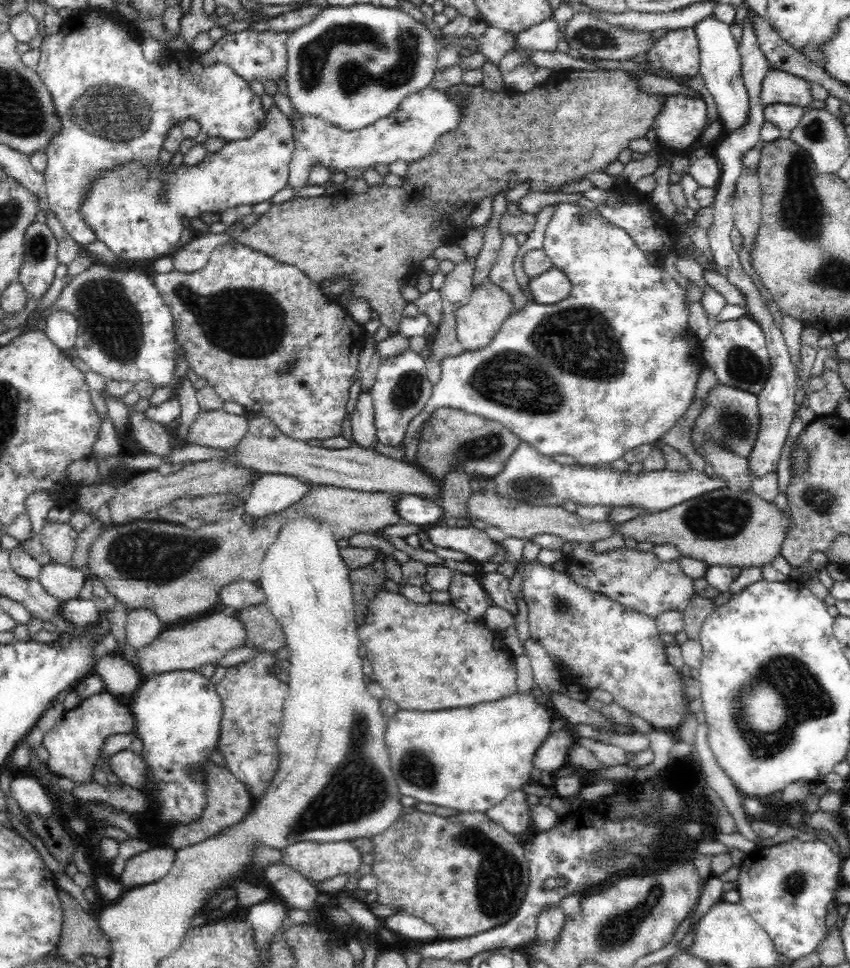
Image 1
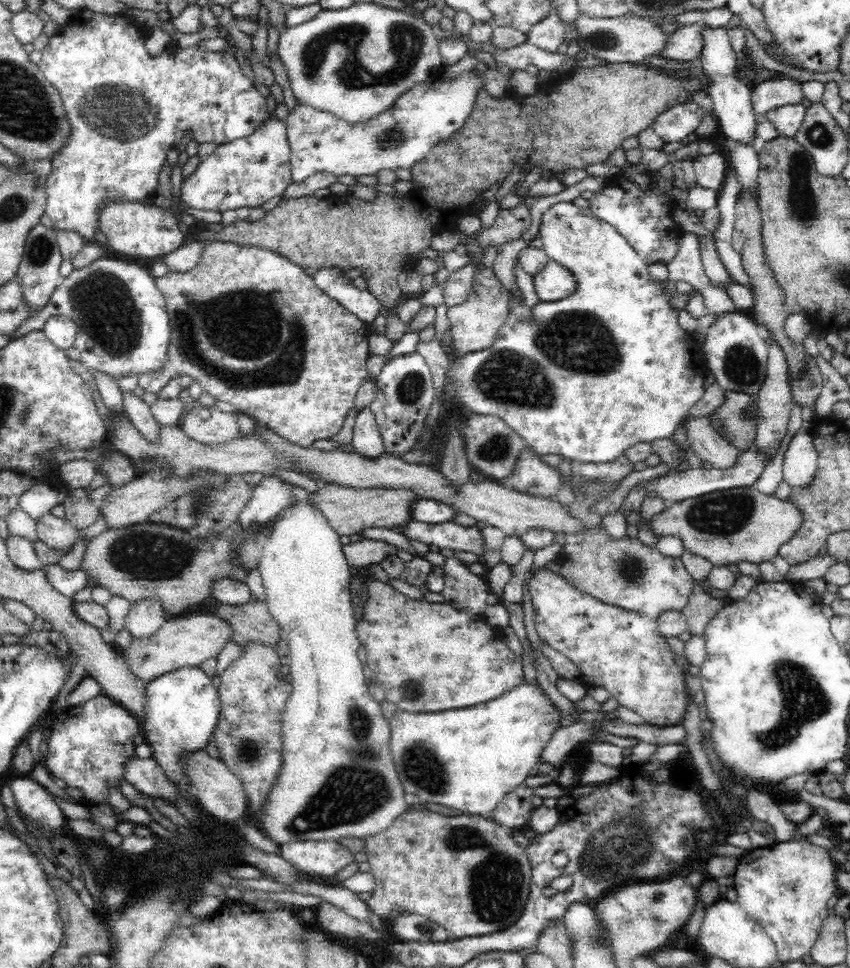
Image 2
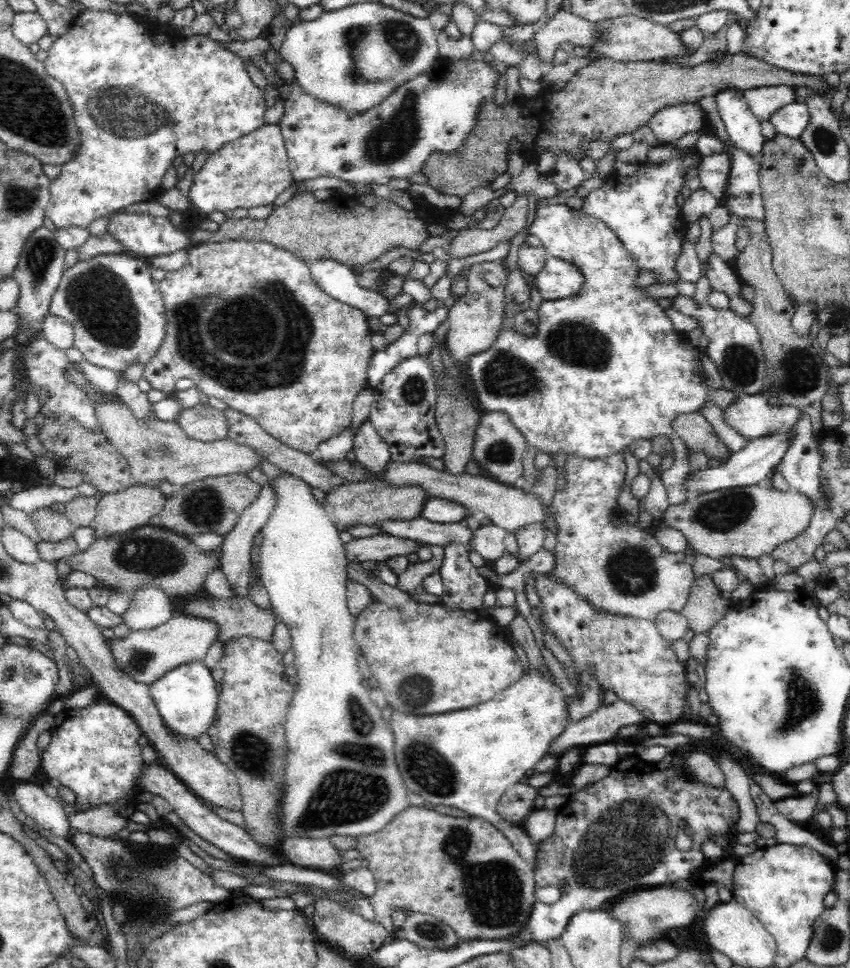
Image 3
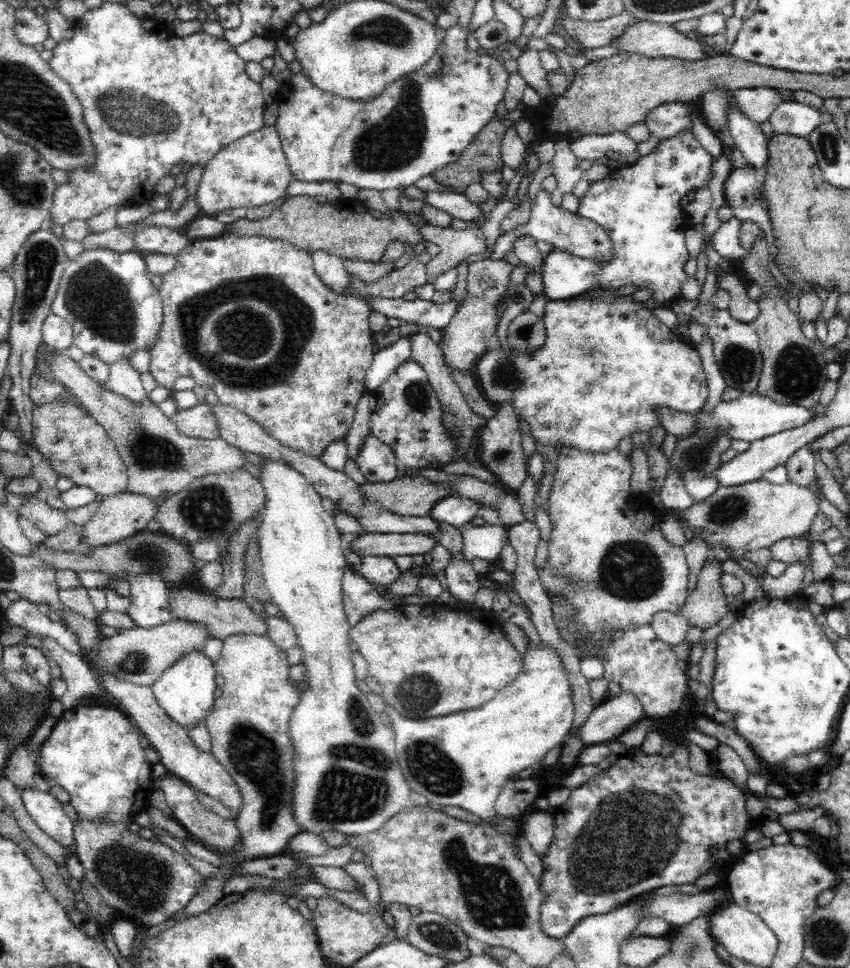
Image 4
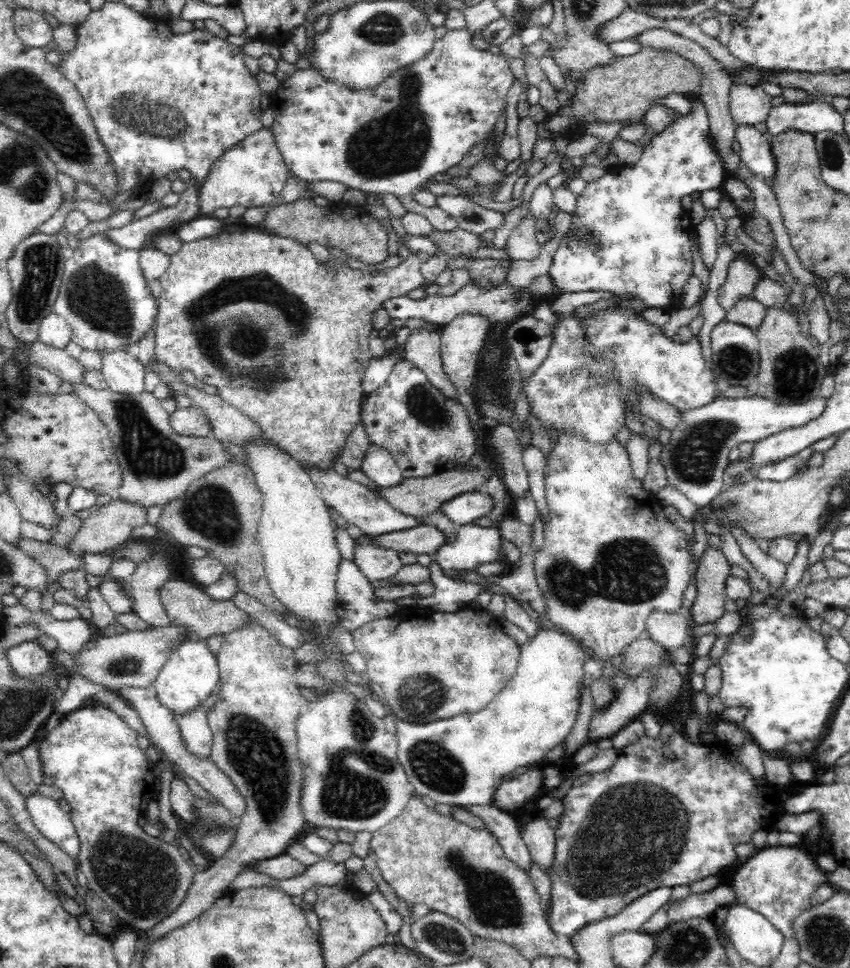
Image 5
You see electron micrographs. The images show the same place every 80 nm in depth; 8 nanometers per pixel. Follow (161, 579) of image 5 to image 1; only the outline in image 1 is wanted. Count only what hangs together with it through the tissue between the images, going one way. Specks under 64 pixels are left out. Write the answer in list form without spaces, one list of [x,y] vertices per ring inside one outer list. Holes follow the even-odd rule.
[[[154,608],[130,610],[125,624],[126,644],[135,650],[144,648],[156,640],[162,627]]]

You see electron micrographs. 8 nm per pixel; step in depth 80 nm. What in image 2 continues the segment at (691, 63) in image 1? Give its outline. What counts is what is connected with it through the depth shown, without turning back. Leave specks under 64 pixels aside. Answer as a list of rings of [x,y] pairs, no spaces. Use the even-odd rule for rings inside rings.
[[[689,24],[678,27],[668,35],[664,48],[656,54],[666,60],[690,63],[700,57],[703,37],[700,36],[702,24]]]

